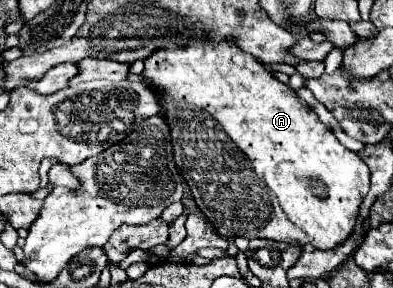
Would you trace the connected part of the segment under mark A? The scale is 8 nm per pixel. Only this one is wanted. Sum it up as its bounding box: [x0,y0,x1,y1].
[140,37,370,249]

